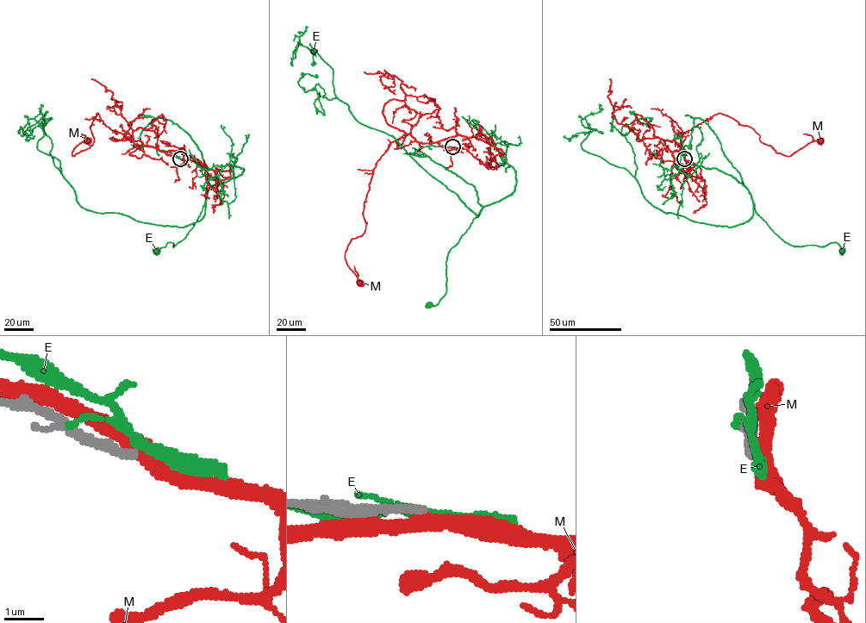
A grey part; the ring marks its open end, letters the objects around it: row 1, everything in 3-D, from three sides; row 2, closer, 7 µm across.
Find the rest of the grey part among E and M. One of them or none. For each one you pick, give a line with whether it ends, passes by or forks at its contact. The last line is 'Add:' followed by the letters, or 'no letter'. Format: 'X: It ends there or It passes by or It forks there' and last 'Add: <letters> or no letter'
Add: no letter

